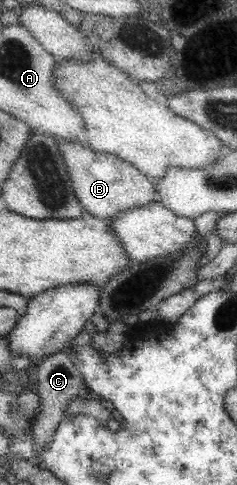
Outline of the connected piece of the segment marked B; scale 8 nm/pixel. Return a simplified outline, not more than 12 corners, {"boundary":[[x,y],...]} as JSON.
{"boundary":[[56,137],[84,213],[112,231],[159,203],[151,179],[110,153]]}

